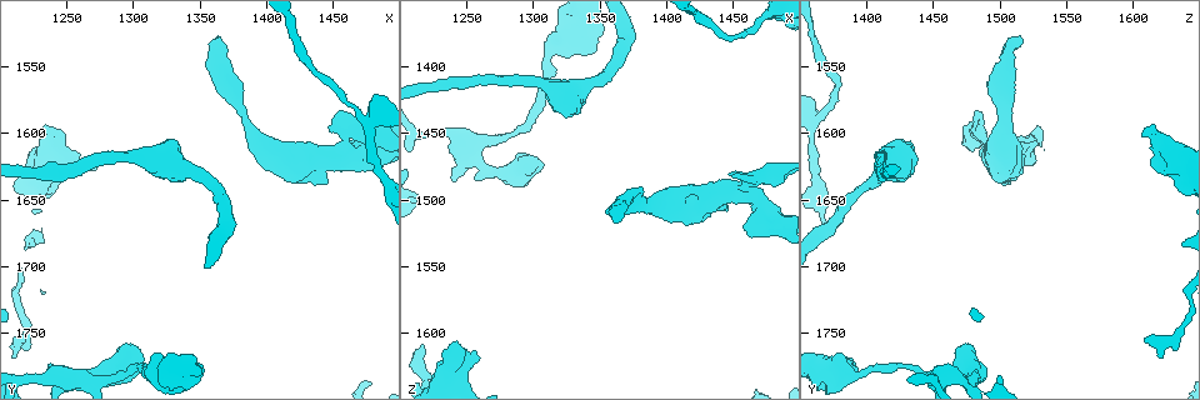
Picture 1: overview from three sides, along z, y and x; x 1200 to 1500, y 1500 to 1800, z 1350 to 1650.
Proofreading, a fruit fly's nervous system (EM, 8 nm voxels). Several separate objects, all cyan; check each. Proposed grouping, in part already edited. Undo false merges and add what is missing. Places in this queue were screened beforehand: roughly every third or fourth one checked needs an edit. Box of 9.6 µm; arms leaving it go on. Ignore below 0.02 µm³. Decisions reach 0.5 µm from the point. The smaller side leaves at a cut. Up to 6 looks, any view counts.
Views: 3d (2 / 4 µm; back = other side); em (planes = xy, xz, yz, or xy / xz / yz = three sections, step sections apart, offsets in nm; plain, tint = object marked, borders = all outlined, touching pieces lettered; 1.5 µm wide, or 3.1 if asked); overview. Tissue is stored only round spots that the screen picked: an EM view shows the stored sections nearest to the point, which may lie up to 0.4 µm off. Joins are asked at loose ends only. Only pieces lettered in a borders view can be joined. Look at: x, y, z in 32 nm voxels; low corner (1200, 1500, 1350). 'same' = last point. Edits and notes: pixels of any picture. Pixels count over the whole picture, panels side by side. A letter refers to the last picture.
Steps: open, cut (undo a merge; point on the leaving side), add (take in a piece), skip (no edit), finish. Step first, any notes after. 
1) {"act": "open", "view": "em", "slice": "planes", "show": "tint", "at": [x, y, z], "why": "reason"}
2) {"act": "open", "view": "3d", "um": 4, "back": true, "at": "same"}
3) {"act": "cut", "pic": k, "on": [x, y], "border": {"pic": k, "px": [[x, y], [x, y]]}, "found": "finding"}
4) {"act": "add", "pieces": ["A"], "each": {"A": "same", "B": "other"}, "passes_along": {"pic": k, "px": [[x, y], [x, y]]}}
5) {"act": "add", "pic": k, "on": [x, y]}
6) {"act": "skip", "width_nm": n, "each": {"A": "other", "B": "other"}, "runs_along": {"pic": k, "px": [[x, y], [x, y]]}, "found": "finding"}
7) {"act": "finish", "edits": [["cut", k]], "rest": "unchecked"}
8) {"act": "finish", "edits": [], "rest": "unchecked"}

{"act": "open", "view": "em", "slice": "xy", "step": 4, "show": "tint", "at": [1302, 1758, 1476], "why": "stops while still wide"}

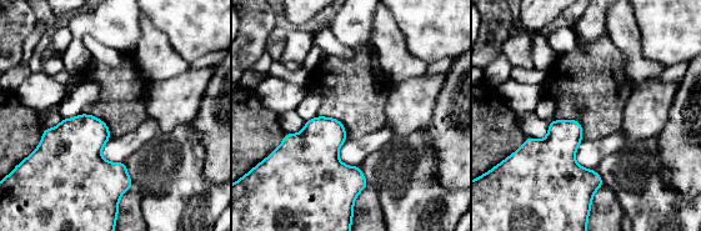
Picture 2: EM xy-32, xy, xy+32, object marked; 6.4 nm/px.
{"act": "open", "view": "em", "slice": "planes", "show": "borders", "at": "same"}

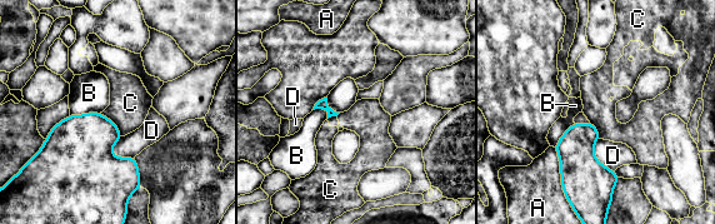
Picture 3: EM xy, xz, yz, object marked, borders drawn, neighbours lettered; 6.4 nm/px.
{"act": "skip", "longest_contact_nm": ["A", 320], "each": {"A": "other", "B": "other", "C": "other", "D": "other"}, "border": {"pic": 3, "px": [[99, 113], [105, 115], [123, 135]]}, "found": "no lettered piece goes on from it"}

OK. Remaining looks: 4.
{"act": "open", "view": "em", "slice": "planes", "show": "tint", "at": [1218, 1748, 1636], "why": "calibre changes"}

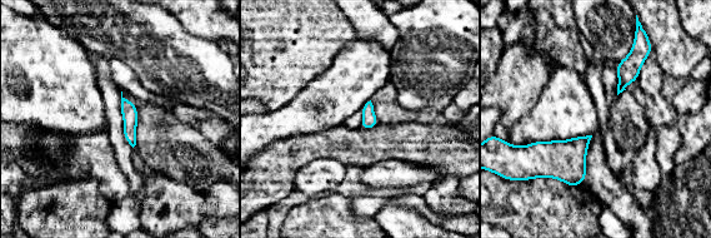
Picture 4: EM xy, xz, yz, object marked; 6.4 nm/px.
{"act": "open", "view": "em", "slice": "planes", "show": "borders", "at": "same", "why": "what lies round it"}

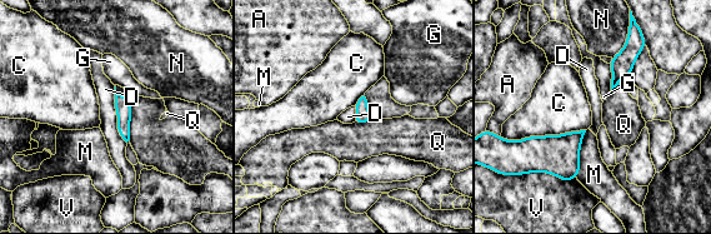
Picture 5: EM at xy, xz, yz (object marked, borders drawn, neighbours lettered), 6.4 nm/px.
{"act": "skip", "each": {"A": "other", "C": "other", "D": "other", "G": "other", "M": "other", "N": "other", "Q": "other", "V": "other"}, "runs_along": {"pic": 5, "px": [[118, 96], [124, 109], [126, 137]]}, "found": "all the same neuron"}

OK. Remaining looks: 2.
{"act": "open", "view": "em", "slice": "xz", "step": 4, "show": "borders", "at": [1230, 1598, 1616], "why": "free end"}

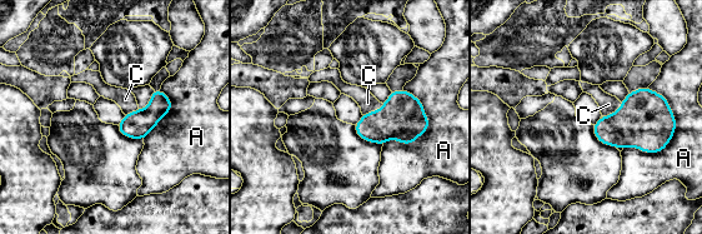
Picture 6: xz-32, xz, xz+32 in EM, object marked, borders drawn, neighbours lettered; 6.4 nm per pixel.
{"act": "add", "pic": 6, "on": [608, 104], "each": {"A": "other", "C": "same"}, "passes_along": {"pic": 6, "px": [[645, 120], [613, 113], [608, 104]]}, "found": "the neuron continues"}

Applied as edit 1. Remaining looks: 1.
{"act": "finish", "edits": [["add", 6]], "rest": "unchecked"}

